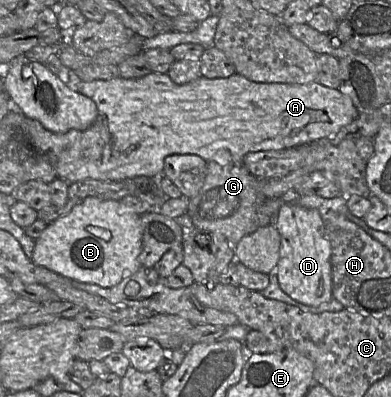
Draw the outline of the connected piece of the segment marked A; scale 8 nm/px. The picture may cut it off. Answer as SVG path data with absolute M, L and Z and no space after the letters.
M151 72L132 79L118 76L110 80L83 82L80 93L92 99L98 109L96 121L87 130L57 134L27 117L21 130L26 141L54 163L57 177L68 183L86 179L122 181L138 176L161 176L165 158L173 154L198 155L209 162L214 160L219 150L227 150L231 163L244 166L243 158L249 152L279 150L315 142L337 133L360 115L351 98L339 89L315 81L307 84L255 82L239 73L227 78L201 76L183 85L174 83L168 73Z

